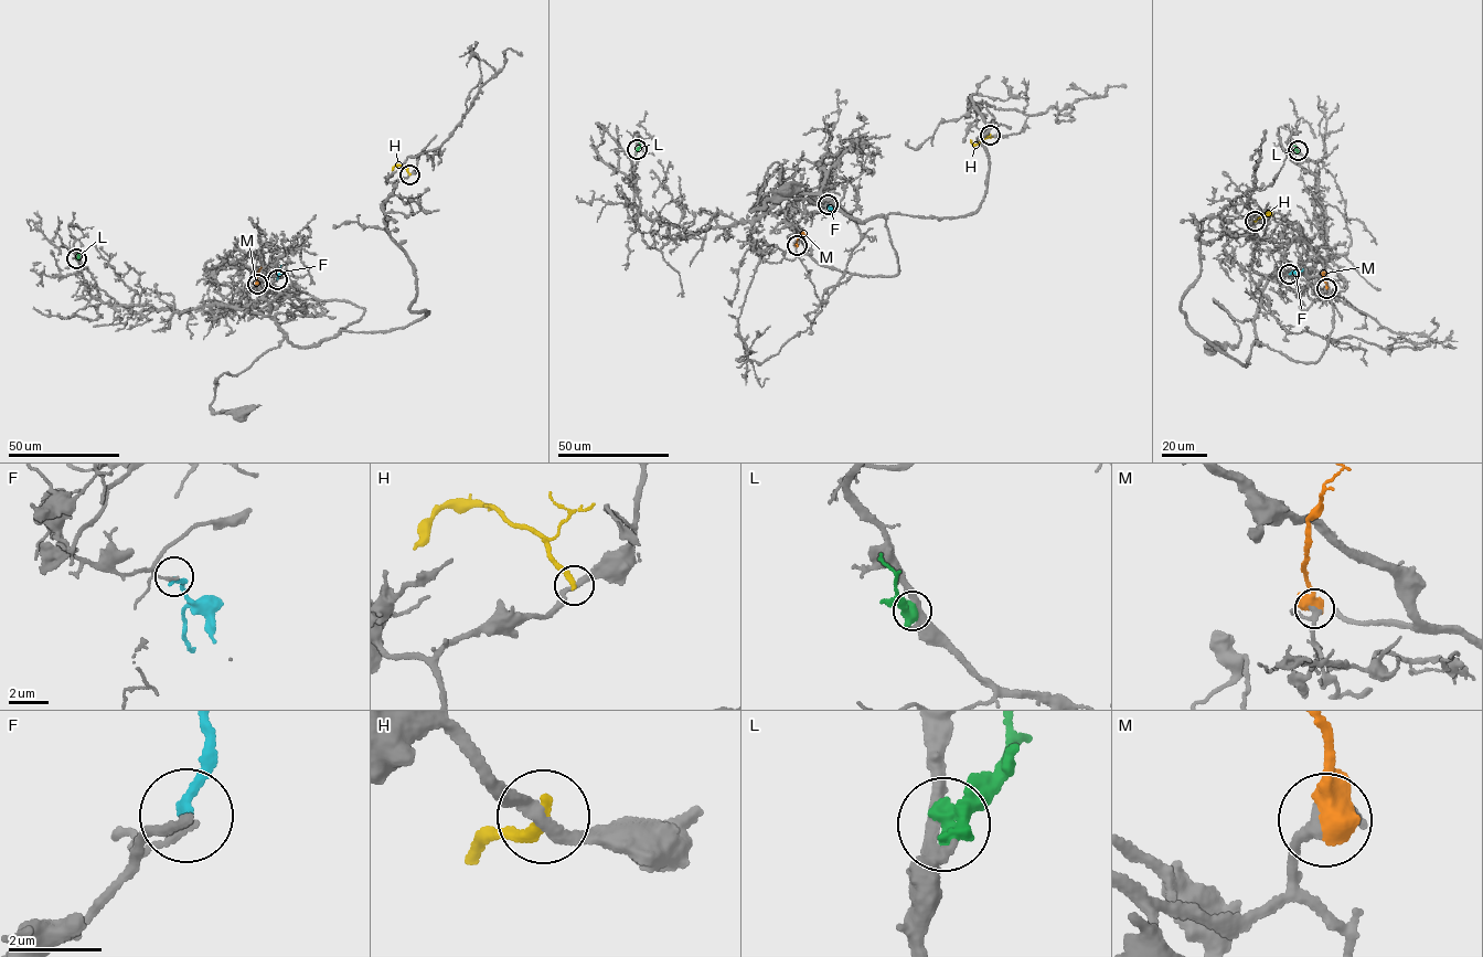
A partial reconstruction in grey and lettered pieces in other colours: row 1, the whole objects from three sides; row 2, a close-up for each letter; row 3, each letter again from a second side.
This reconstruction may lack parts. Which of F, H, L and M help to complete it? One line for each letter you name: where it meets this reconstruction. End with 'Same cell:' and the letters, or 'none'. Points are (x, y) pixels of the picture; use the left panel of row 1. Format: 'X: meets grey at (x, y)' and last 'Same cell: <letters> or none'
M: meets grey at (257, 284)
Same cell: M

